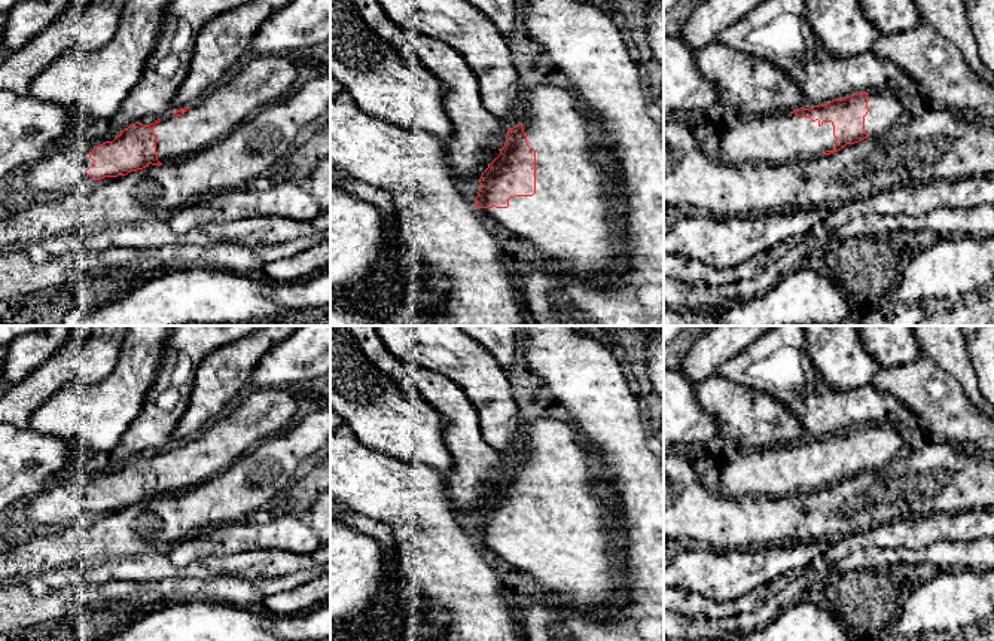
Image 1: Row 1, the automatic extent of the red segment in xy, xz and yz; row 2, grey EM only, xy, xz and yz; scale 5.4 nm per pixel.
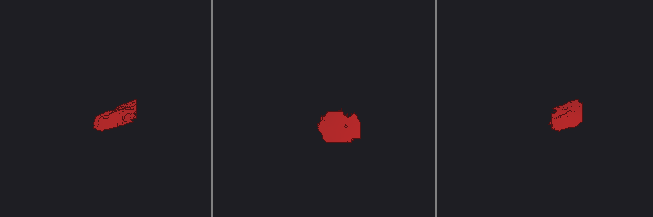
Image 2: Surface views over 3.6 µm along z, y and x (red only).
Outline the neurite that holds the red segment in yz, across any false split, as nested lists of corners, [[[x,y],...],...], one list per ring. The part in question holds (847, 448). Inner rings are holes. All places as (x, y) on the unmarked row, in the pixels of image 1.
[[[888,424],[859,425],[809,442],[766,449],[748,449],[723,461],[722,495],[731,500],[798,495],[830,488],[847,477],[876,471],[897,458],[908,433]]]

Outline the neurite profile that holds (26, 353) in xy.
[[[49,326],[40,332],[15,338],[7,345],[3,379],[13,385],[27,378],[40,364],[49,360],[71,333],[73,326]]]

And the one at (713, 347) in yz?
[[[711,326],[696,338],[679,367],[695,385],[699,385],[713,373],[717,373],[725,361],[734,358],[774,327]]]

